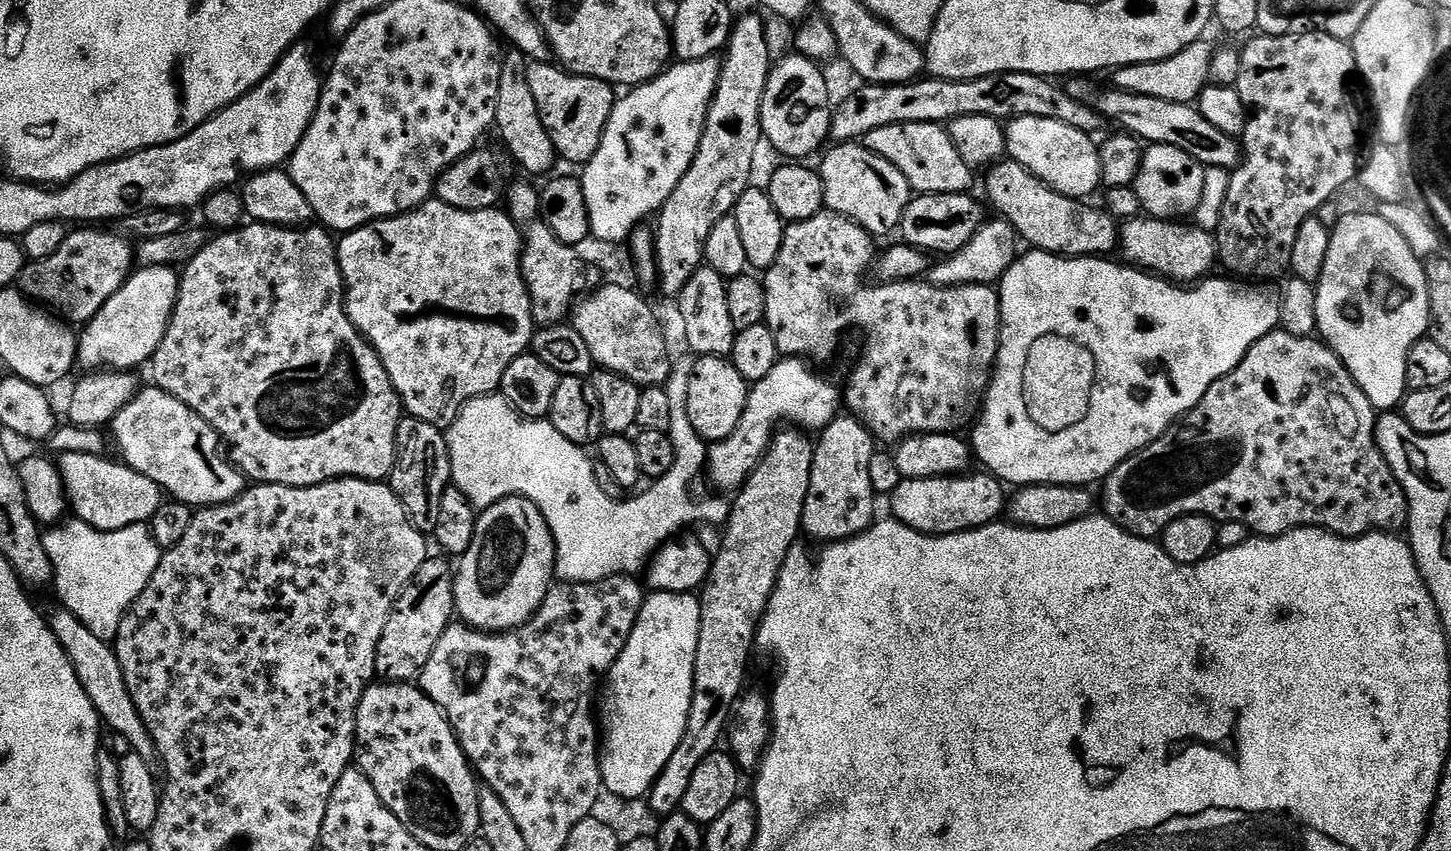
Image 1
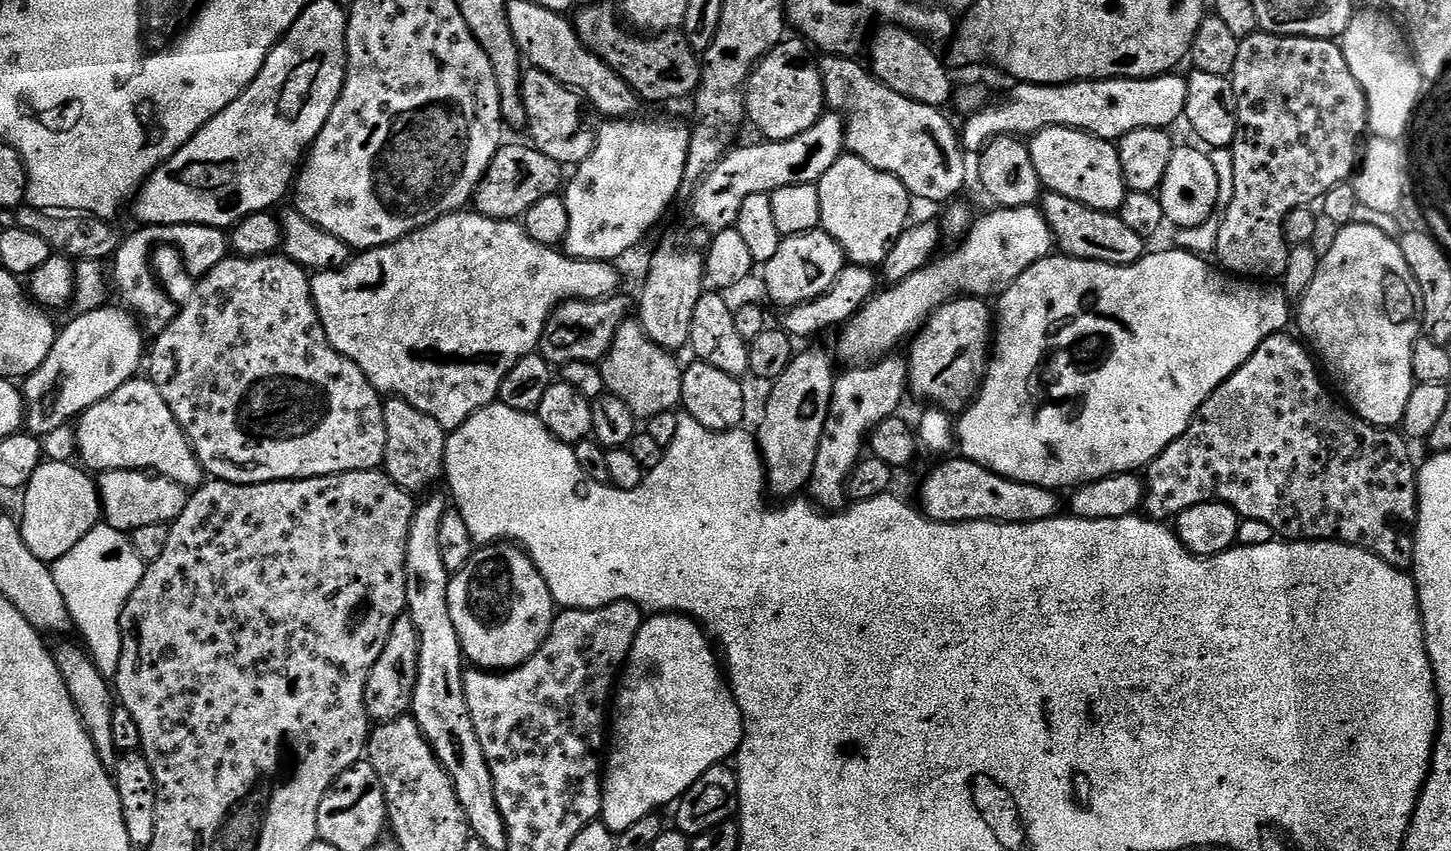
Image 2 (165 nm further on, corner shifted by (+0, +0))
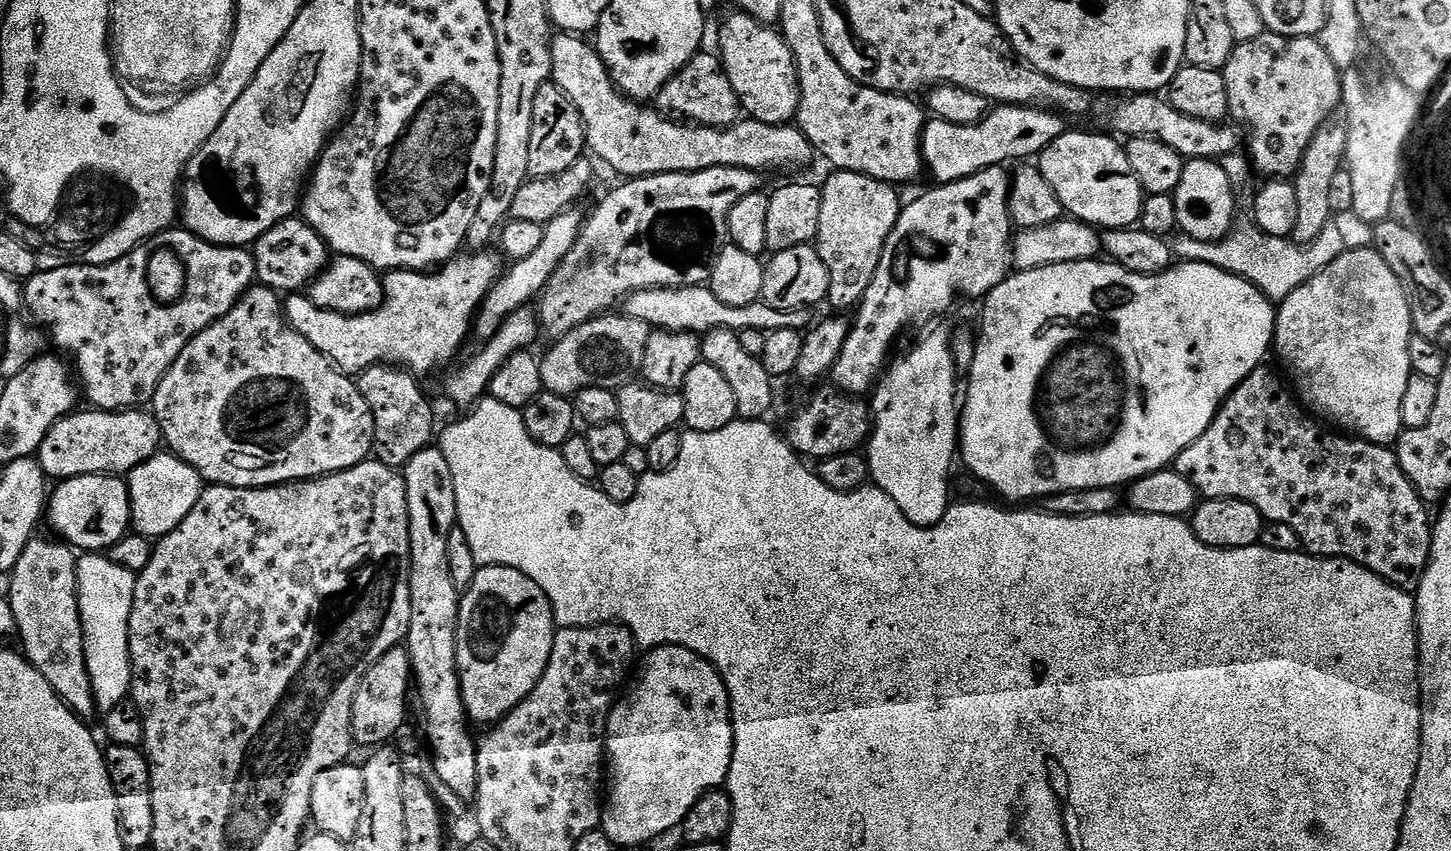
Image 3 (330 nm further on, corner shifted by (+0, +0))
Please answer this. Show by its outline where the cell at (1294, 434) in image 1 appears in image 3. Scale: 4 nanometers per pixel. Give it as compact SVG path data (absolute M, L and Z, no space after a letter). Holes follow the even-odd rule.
M1268 366L1255 368L1225 398L1220 409L1216 411L1216 417L1212 419L1208 429L1193 444L1186 446L1186 450L1182 450L1182 454L1178 454L1178 458L1174 462L1175 472L1182 474L1182 478L1186 478L1186 482L1190 482L1190 486L1194 486L1194 490L1204 500L1241 500L1242 502L1250 502L1263 514L1265 521L1290 526L1290 530L1294 530L1294 534L1298 534L1303 551L1307 552L1309 556L1337 556L1339 560L1352 560L1358 566L1378 574L1378 578L1390 582L1396 588L1401 588L1403 592L1415 593L1426 574L1426 566L1432 553L1432 529L1434 524L1430 516L1428 520L1429 505L1418 494L1418 490L1414 490L1410 478L1406 478L1395 451L1383 444L1372 444L1368 440L1353 438L1348 434L1337 434L1335 431L1332 431L1333 433L1327 432L1326 429L1319 428L1315 424L1317 421L1298 403L1297 397L1289 389L1288 392L1284 389L1283 382L1268 369Z

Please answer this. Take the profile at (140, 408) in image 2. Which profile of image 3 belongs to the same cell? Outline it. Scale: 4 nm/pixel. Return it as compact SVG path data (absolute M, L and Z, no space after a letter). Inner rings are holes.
M148 410L123 412L73 411L46 434L38 453L40 466L48 478L59 482L79 476L120 476L133 472L162 448L160 427Z

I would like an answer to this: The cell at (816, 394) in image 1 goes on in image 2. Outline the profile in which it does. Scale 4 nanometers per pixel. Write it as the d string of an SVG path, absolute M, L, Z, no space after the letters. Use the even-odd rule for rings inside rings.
M993 207L984 217L973 219L960 248L949 256L933 259L925 268L910 274L902 282L877 291L868 304L839 329L834 352L848 366L883 360L895 353L904 339L920 331L924 321L942 305L960 297L999 297L1034 262L1053 255L1054 241L1050 226L1039 207Z

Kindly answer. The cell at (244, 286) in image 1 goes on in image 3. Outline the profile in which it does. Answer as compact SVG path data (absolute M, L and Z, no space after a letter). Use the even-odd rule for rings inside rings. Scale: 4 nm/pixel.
M253 286L240 297L239 302L226 315L215 320L202 334L198 334L174 358L174 366L166 370L162 382L158 382L158 390L150 402L150 411L155 416L160 435L167 451L177 456L182 462L189 464L200 475L201 481L209 485L225 484L231 488L271 488L273 484L291 484L314 480L321 476L329 476L331 472L350 470L363 460L373 455L374 414L370 414L370 406L366 406L366 398L362 398L360 385L351 375L345 374L322 355L298 330L294 330L284 317L284 306L281 293L273 288Z

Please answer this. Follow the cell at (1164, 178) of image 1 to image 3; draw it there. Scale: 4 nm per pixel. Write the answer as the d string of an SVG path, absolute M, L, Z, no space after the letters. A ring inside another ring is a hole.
M1188 160L1182 170L1182 182L1178 182L1174 195L1178 206L1178 228L1183 235L1202 242L1214 242L1232 231L1238 215L1238 192L1232 187L1230 178L1226 178L1226 170L1222 170L1219 162Z

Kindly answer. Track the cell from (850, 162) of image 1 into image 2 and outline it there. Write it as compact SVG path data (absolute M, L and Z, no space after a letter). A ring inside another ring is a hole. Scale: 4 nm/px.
M845 154L822 174L818 185L818 198L822 202L820 228L840 243L840 249L853 264L867 268L883 265L894 242L910 223L906 186L882 170L874 170L862 158Z

